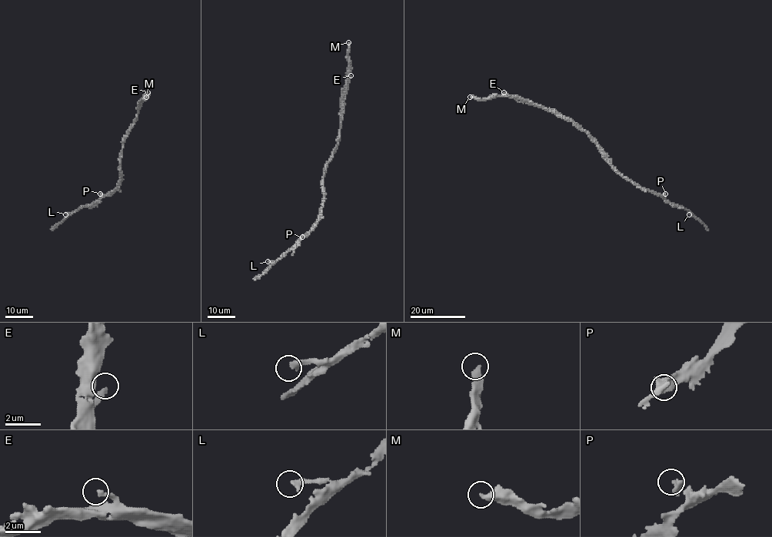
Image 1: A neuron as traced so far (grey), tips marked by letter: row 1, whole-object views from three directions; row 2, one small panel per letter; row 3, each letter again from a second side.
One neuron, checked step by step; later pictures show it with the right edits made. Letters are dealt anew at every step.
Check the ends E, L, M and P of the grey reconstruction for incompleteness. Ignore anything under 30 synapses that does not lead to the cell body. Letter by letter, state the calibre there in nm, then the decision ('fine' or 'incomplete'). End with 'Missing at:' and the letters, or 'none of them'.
E: 240 nm | fine
L: 280 nm | fine
M: 440 nm | fine
P: 360 nm | fine
Missing at: none of them

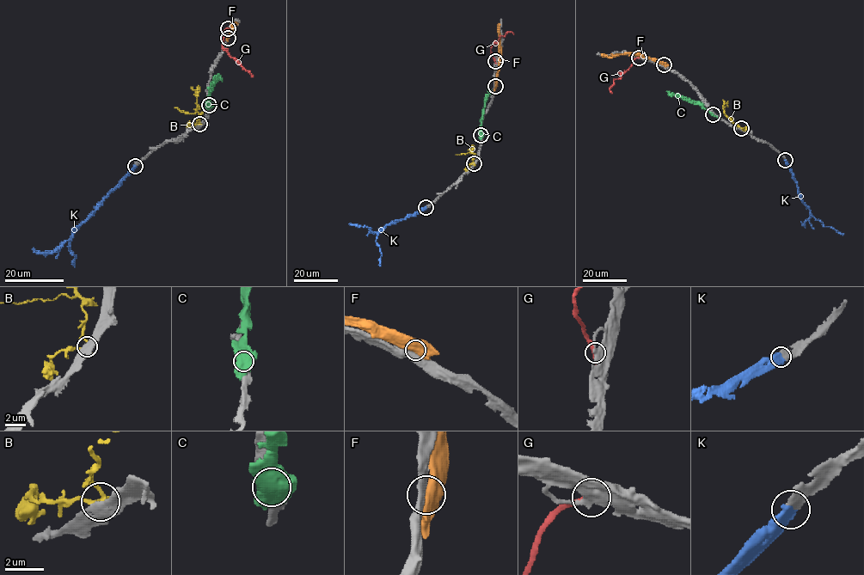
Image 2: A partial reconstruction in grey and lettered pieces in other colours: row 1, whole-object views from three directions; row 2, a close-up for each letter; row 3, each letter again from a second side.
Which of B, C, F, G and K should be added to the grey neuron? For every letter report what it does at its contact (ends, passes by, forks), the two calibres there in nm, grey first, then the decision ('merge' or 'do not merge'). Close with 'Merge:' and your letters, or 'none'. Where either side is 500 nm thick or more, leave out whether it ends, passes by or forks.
B: it passes by; 360 nm thick on the grey side, 200 nm on the other; do not merge
C: 480 nm thick on the grey side, 750 nm on the other; do not merge
F: 400 nm thick on the grey side, 550 nm on the other; do not merge
G: it ends there; 460 nm thick on the grey side, 400 nm on the other; do not merge
K: 420 nm thick on the grey side, 550 nm on the other; merge
Merge: K

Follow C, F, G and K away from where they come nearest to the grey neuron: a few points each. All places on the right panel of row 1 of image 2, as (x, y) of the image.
C: (713, 114), (666, 90)
F: (664, 64), (638, 55), (601, 54)
G: (638, 57), (620, 78), (614, 80), (609, 88), (612, 93)
K: (785, 160), (800, 199), (811, 215), (824, 226), (843, 235)

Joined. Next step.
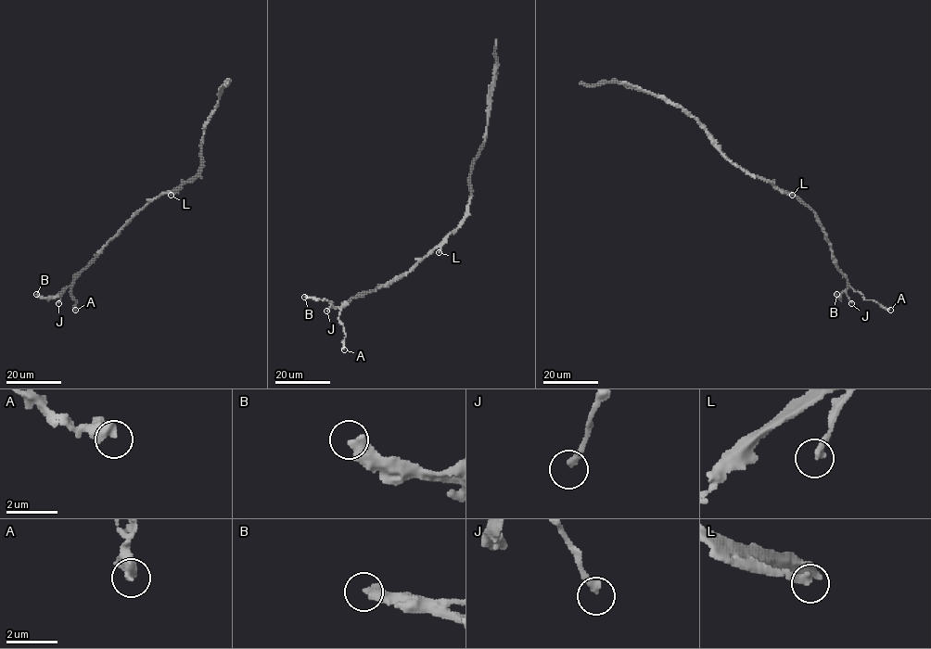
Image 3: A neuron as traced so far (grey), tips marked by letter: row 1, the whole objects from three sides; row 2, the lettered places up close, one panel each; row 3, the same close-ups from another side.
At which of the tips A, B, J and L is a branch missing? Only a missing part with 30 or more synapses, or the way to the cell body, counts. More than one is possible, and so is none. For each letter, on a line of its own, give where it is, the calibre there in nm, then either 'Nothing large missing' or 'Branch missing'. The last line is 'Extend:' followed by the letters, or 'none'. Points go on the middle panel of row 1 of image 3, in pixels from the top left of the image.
A: Place: (344, 349). Thickness 480 nm. Nothing large missing
B: Place: (304, 297). Thickness 400 nm. Nothing large missing
J: Place: (326, 311). Thickness 240 nm. Nothing large missing
L: Place: (439, 252). Thickness 280 nm. Branch missing
Extend: L

